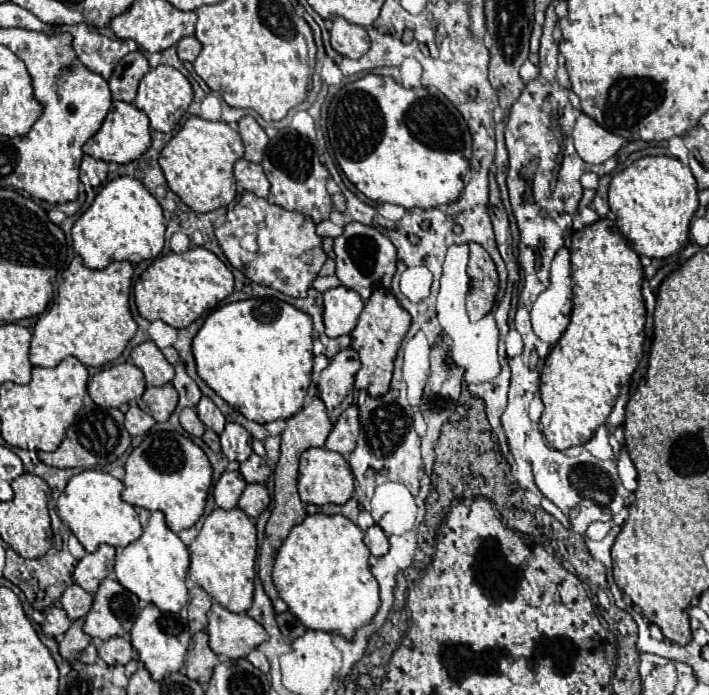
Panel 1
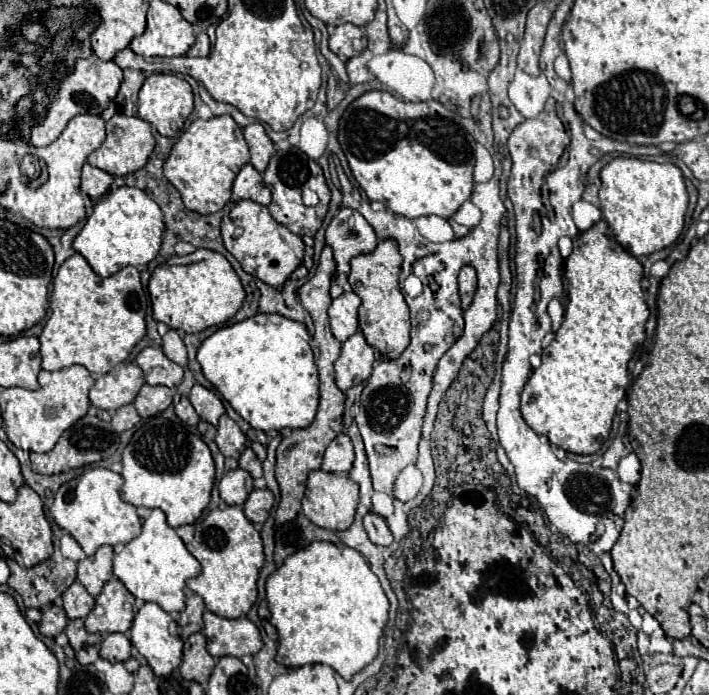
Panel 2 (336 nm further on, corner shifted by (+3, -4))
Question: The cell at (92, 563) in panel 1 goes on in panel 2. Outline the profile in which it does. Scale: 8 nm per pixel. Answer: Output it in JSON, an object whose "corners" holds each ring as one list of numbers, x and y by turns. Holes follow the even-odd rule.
{"corners":[[101,546,93,556,87,556,85,560,79,562,77,580,85,586,85,590,91,596,97,596,101,592,103,584,113,576,111,564,113,564,113,548,111,546]]}

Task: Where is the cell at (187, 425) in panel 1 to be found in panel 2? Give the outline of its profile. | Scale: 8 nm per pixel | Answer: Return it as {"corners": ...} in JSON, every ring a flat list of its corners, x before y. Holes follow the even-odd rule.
{"corners":[[185,396,175,404,175,414,177,414,185,424,189,424,189,426,197,426,197,422,199,422,197,412,193,410,189,398,185,398]]}

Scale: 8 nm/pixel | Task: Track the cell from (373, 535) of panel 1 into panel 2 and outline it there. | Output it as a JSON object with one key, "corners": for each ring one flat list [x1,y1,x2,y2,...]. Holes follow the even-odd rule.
{"corners":[[369,512,365,518,363,518,363,524,365,524,365,532,369,536,369,540,377,546,389,546,393,542,393,534,385,522,385,518,381,518,379,514,373,514]]}

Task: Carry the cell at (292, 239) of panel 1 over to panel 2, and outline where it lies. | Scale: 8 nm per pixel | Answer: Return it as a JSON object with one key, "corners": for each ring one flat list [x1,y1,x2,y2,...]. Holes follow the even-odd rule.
{"corners":[[251,200,237,202,229,212,229,222,231,224,221,226,221,236,227,252,235,256,235,260,247,274,259,278,261,282,267,282,269,286,275,286,275,290,283,290,283,284,287,282,291,272,299,268,303,262,305,244,301,236,293,234,283,224,275,222,275,218,271,218,265,206,259,206]]}

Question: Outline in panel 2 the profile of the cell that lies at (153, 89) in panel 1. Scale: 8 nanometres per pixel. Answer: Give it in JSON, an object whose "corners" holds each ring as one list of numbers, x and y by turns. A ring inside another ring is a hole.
{"corners":[[151,74,139,92,139,118,149,122,161,136,177,136,193,110,193,90,177,74]]}

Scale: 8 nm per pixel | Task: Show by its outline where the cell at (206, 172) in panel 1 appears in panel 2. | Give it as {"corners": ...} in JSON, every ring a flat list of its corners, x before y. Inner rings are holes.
{"corners":[[213,116,211,120,195,120,171,148,163,164,165,178,179,190,183,204,199,214,219,212,231,198,231,186,237,172,249,162,249,150,243,130,231,116]]}

